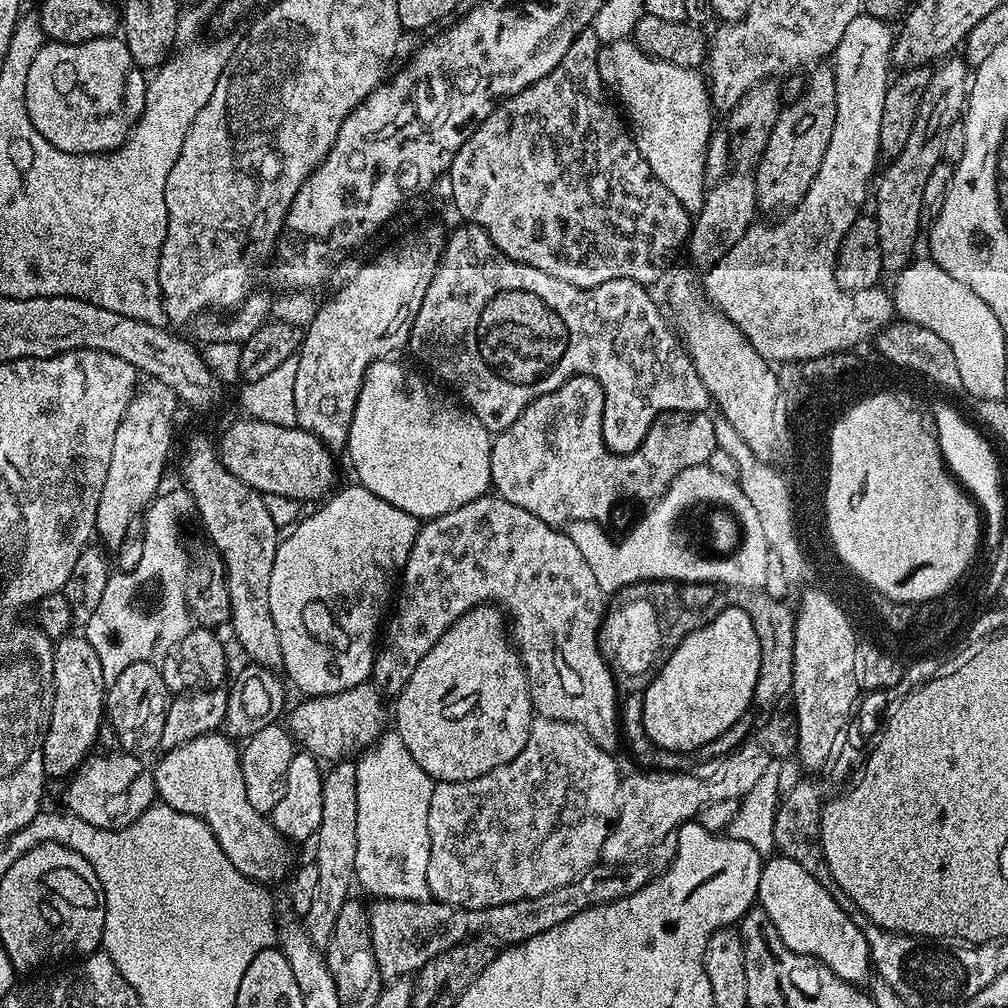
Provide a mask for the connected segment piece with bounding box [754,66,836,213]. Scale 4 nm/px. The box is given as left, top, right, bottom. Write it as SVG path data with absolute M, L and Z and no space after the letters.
M824 66L813 67L816 69L807 73L800 100L781 107L778 122L774 122L774 130L754 169L756 202L761 213L795 208L810 190L810 182L814 182L818 166L826 158L826 146L830 146L830 134L834 134L836 74L831 67L820 67Z

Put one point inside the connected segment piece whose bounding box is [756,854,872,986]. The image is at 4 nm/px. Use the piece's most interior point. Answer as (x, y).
(811, 923)

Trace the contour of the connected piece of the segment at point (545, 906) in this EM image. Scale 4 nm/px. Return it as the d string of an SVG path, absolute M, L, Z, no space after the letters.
M670 835L655 844L647 854L626 860L623 864L598 862L574 882L566 882L566 886L558 886L558 890L550 890L550 894L493 908L456 908L453 904L442 904L435 898L376 898L368 908L374 958L380 967L381 977L404 978L419 972L427 960L442 954L442 950L450 950L450 946L481 934L497 936L504 946L520 944L531 936L542 934L574 918L574 914L582 910L609 904L642 890L642 886L651 884L653 878L666 871L675 858L676 837Z

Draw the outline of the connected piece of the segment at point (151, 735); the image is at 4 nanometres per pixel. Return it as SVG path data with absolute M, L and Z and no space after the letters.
M134 662L134 666L126 666L126 670L107 685L104 697L106 720L112 723L113 734L120 739L119 747L129 754L157 751L169 703L168 687L155 663Z

